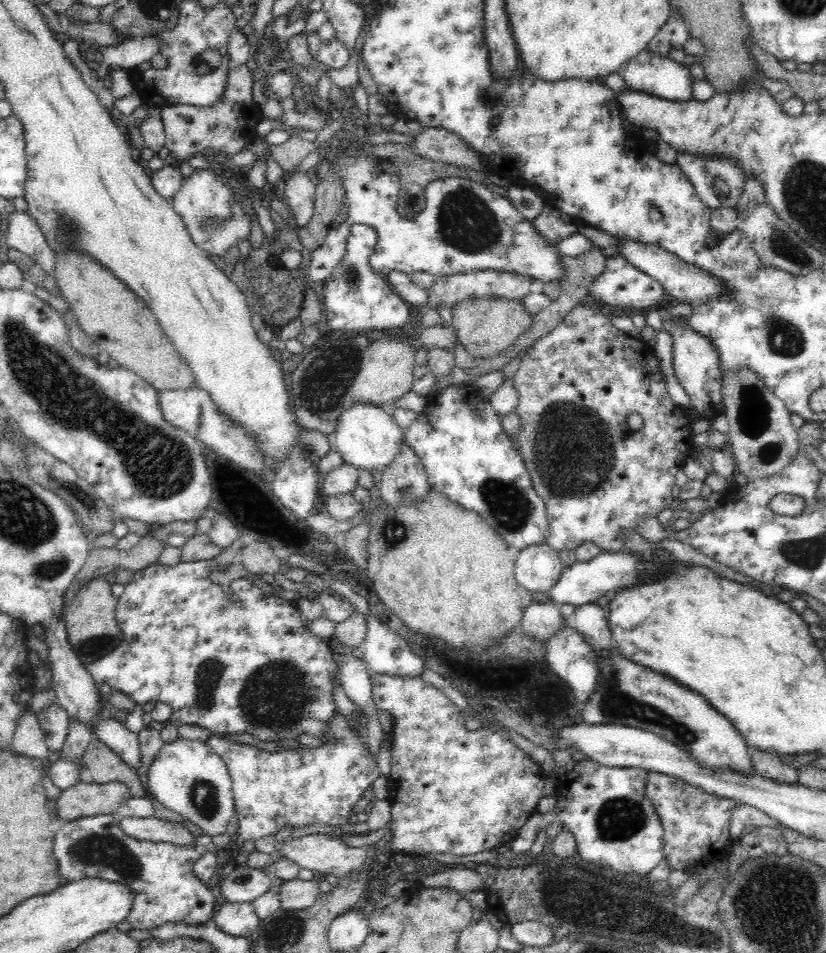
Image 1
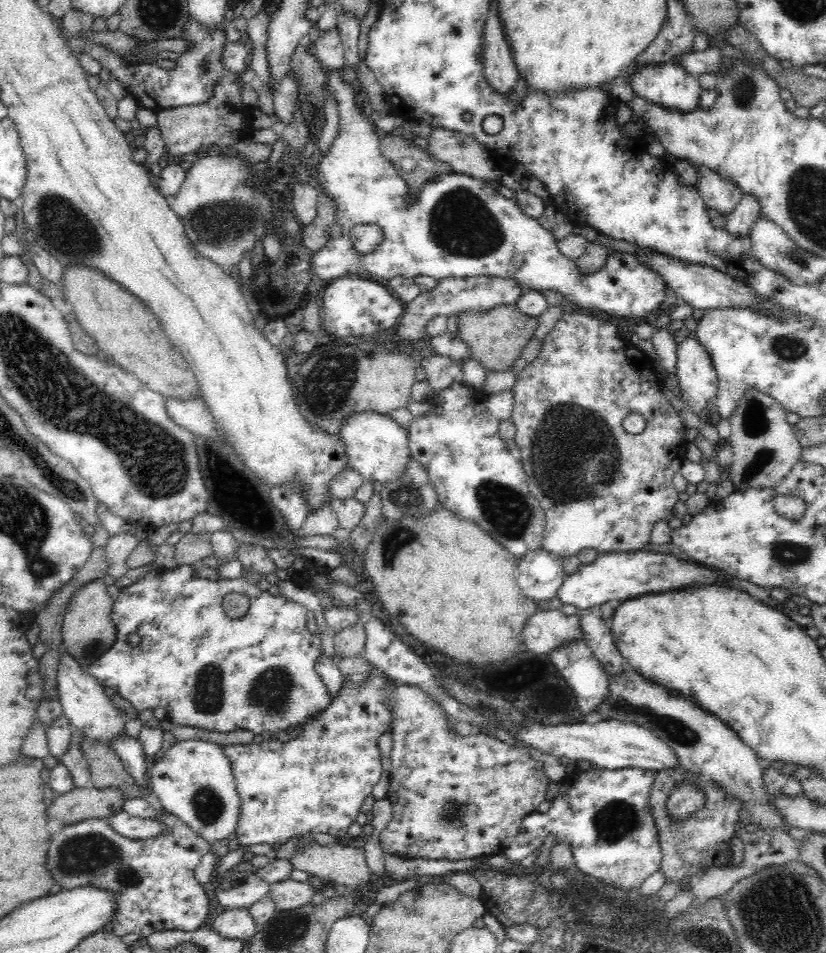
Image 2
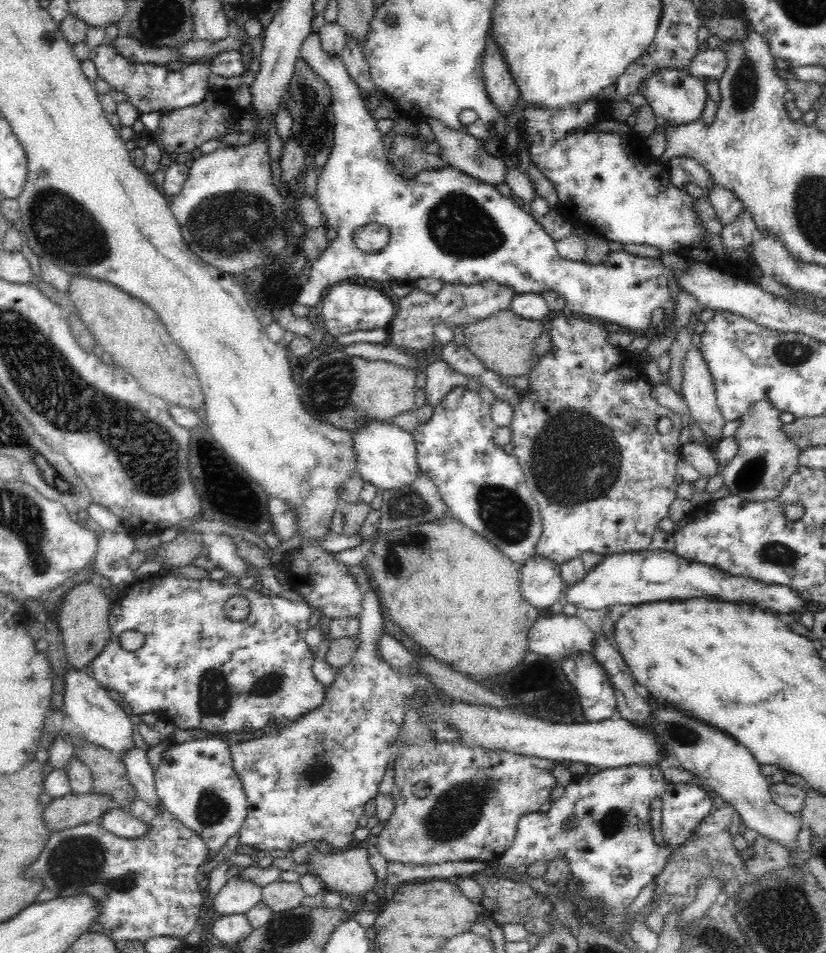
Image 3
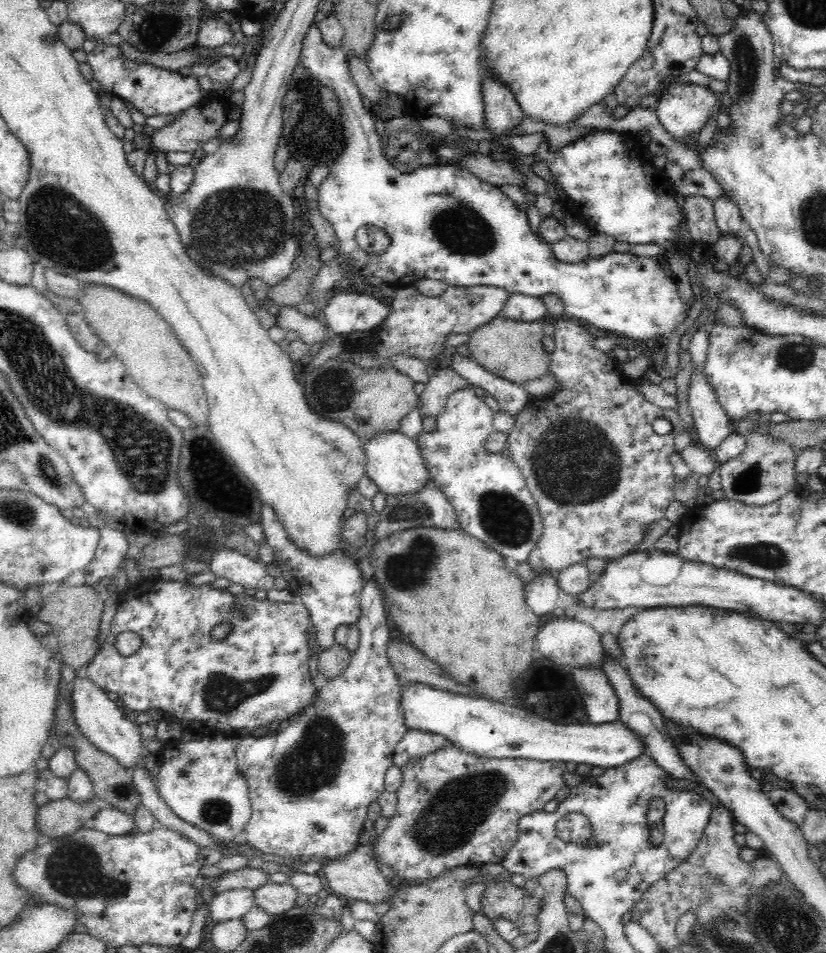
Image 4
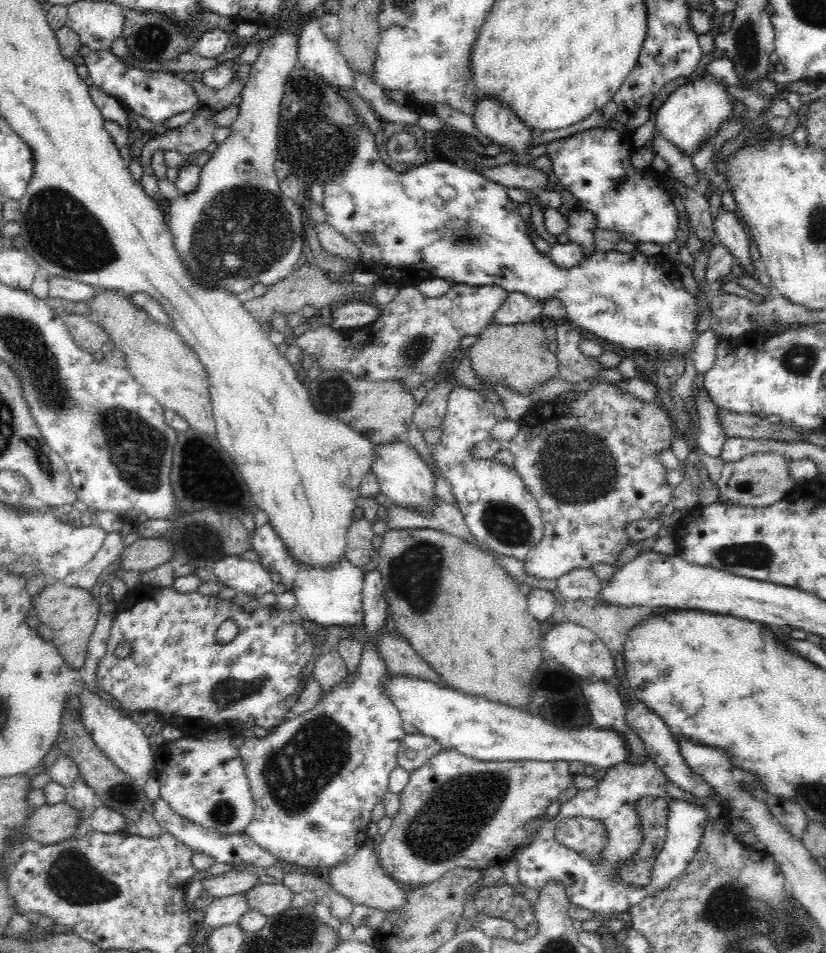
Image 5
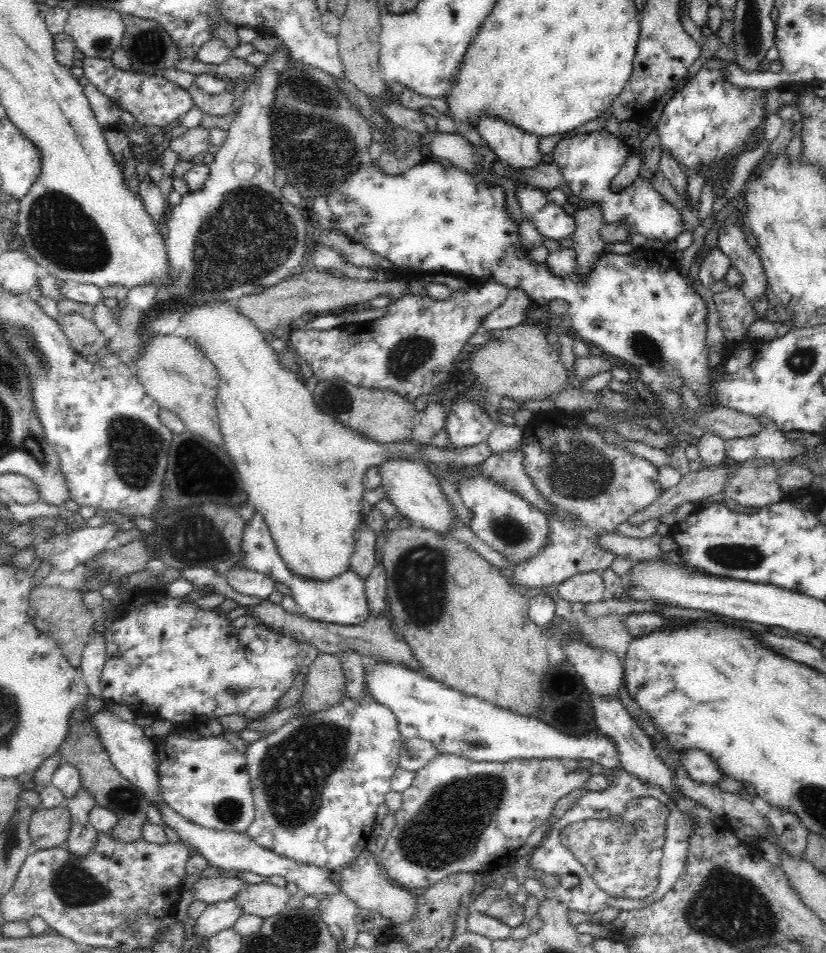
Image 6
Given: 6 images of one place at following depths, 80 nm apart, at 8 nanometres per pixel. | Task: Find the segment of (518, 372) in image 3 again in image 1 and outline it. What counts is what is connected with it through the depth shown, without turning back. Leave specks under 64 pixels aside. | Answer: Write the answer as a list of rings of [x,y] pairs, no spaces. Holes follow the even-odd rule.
[[[468,299],[453,308],[452,327],[455,329],[460,344],[476,359],[489,359],[507,351],[532,325],[535,315],[524,309],[521,301],[508,299]]]

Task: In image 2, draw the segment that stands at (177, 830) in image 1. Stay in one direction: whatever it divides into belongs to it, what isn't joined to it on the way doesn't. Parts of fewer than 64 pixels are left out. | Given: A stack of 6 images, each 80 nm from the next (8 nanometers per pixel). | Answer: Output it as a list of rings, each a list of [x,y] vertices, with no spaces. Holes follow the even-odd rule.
[[[119,809],[108,817],[108,825],[123,837],[138,840],[158,836],[164,828],[164,825],[158,823],[156,819],[130,816],[123,809]]]

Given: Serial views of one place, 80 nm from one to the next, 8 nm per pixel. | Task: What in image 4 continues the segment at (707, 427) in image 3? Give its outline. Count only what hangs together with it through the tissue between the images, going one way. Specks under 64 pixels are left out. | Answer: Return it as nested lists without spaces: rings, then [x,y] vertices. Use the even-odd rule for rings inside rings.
[[[700,367],[694,368],[691,378],[688,402],[695,427],[695,442],[713,454],[731,433],[728,427],[730,418]]]

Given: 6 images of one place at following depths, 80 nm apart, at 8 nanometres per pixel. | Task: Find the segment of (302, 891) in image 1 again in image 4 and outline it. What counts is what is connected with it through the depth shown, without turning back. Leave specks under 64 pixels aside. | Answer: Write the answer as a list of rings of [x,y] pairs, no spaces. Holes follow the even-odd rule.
[[[288,882],[283,884],[266,883],[253,890],[254,905],[268,915],[277,915],[290,910],[298,898],[298,893]]]

